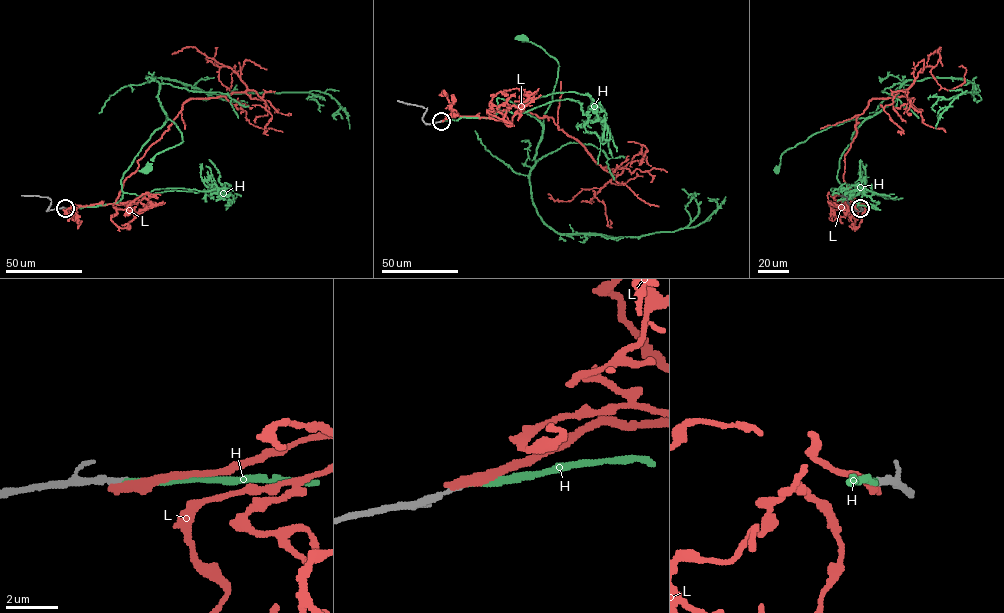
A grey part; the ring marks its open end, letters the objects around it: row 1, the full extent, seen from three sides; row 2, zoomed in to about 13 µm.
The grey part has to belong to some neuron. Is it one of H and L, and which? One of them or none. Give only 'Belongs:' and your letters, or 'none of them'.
Belongs: H

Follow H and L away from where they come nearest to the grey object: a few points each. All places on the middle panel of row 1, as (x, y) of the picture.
H: (441, 121), (491, 118), (498, 112), (499, 98), (543, 124), (559, 64), (522, 37)
L: (441, 121), (491, 117), (502, 104), (551, 117), (601, 166), (623, 168), (594, 192), (609, 220)

